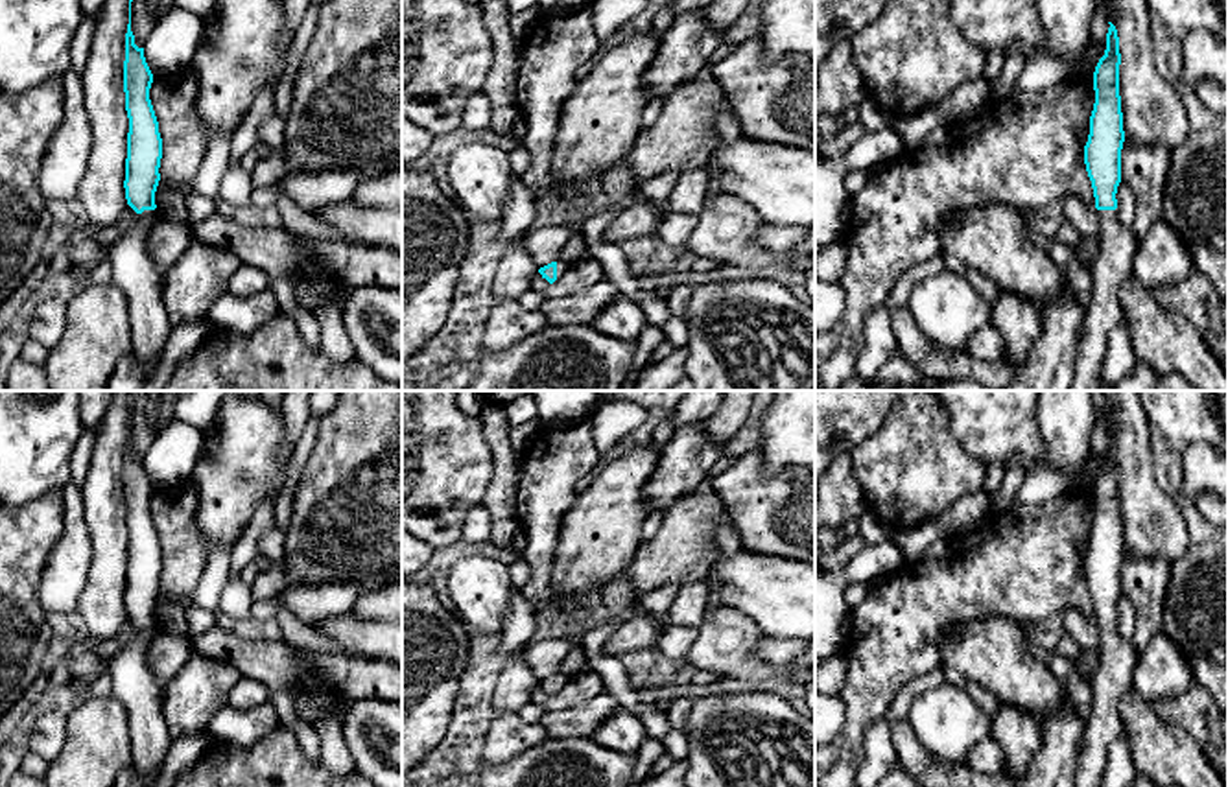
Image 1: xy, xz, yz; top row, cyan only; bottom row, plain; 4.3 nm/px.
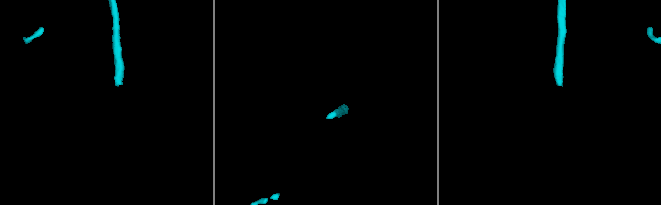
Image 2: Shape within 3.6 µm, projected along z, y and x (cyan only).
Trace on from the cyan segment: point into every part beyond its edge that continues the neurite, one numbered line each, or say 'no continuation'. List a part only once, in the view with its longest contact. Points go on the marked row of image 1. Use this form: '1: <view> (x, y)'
1: xy (133, 271)

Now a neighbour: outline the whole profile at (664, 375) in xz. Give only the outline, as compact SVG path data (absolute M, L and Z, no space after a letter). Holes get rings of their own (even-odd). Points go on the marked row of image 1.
M675 348L662 361L640 372L634 391L673 391L686 378L686 350Z

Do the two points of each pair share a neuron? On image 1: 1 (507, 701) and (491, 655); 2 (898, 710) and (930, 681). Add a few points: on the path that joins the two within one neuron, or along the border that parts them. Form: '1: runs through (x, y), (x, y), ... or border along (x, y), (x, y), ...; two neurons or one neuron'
1: border along (519, 649), (502, 657), (493, 666); two neurons
2: runs through (904, 701), (920, 684); one neuron

